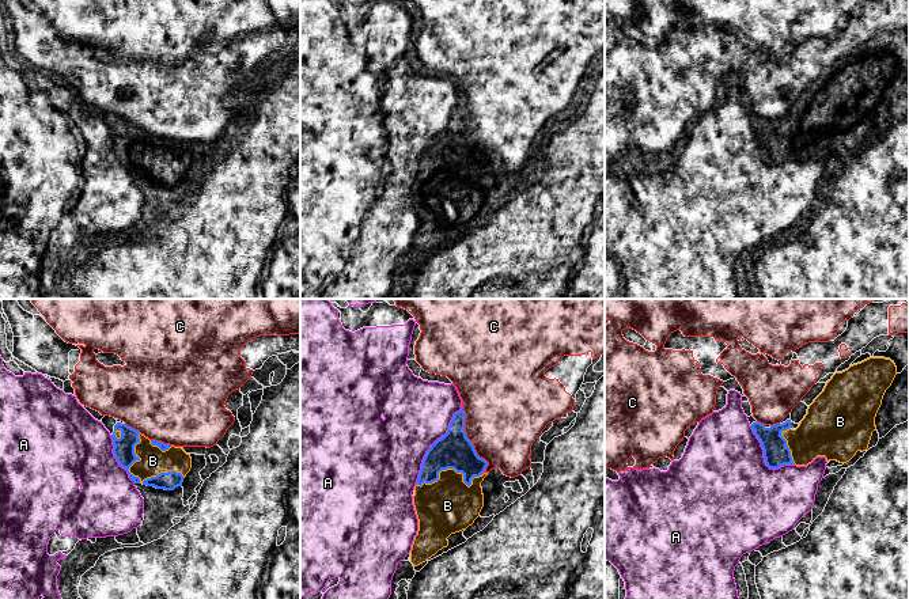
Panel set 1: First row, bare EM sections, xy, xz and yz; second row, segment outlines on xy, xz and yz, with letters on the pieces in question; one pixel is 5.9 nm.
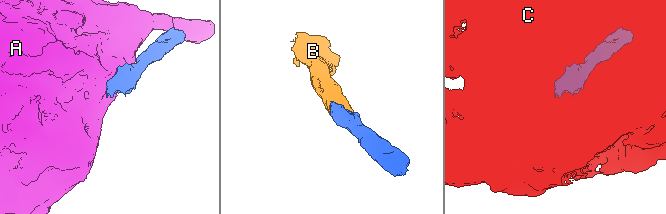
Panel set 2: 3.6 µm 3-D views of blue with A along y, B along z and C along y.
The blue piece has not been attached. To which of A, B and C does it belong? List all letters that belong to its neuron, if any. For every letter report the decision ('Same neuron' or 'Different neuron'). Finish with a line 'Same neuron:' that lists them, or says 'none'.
A: Different neuron
B: Same neuron
C: Different neuron
Same neuron: B

